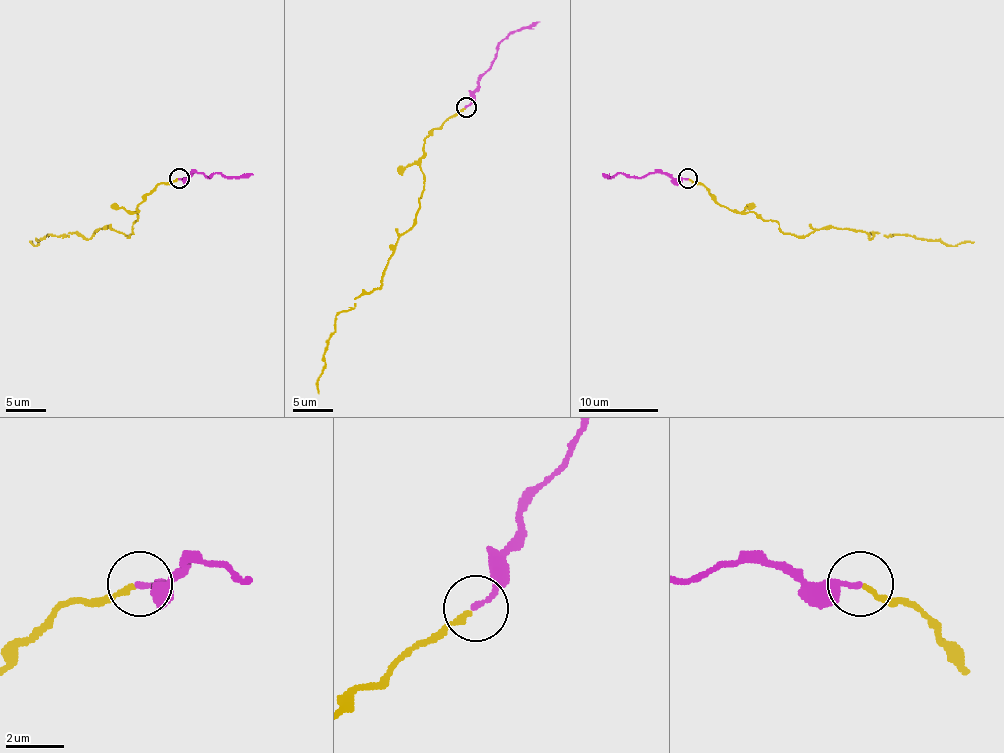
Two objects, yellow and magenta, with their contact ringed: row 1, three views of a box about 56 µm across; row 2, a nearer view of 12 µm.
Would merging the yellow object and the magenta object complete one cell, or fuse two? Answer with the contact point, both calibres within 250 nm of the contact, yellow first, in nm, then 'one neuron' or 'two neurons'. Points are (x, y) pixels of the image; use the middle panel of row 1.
at (466, 107); 180 nm thick on the yellow side, 200 nm on the other; one neuron

